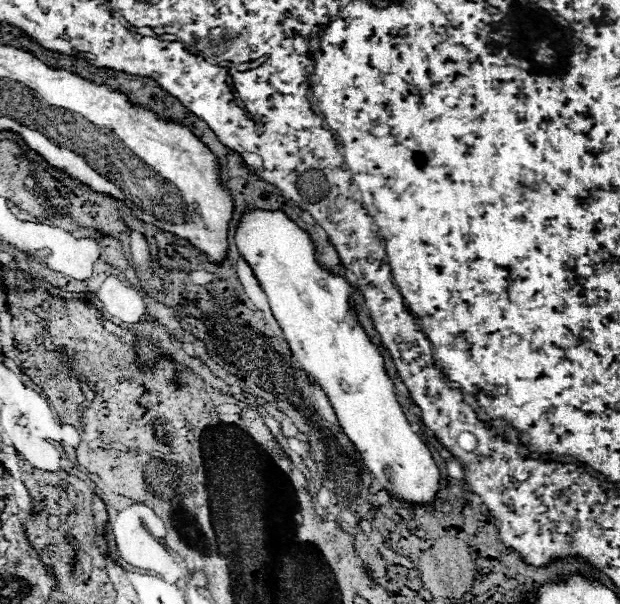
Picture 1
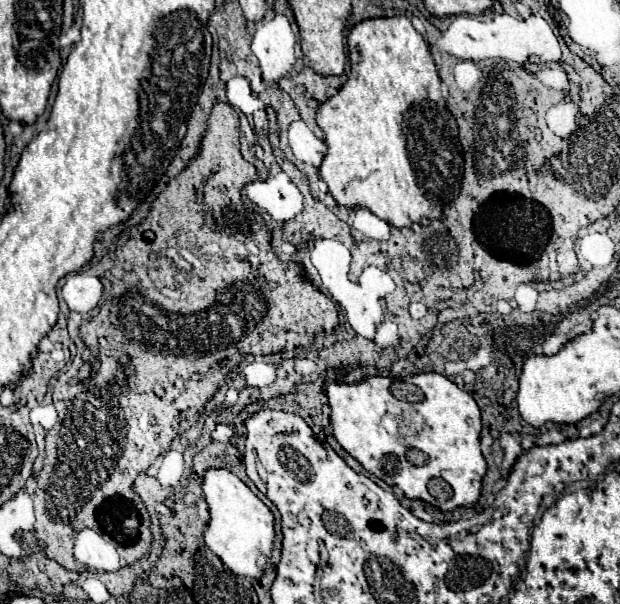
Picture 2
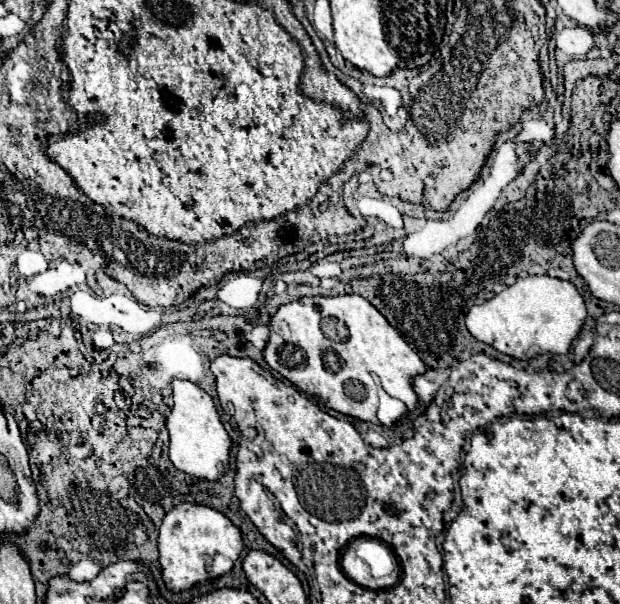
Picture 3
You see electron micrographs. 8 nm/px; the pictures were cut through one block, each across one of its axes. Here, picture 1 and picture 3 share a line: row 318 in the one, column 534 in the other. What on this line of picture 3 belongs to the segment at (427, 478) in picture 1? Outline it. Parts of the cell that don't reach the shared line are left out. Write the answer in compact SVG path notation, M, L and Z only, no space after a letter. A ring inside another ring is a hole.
M526 276L496 294L484 306L474 306L466 316L470 334L518 360L530 360L540 354L568 354L586 320L586 306L576 286L550 276Z

